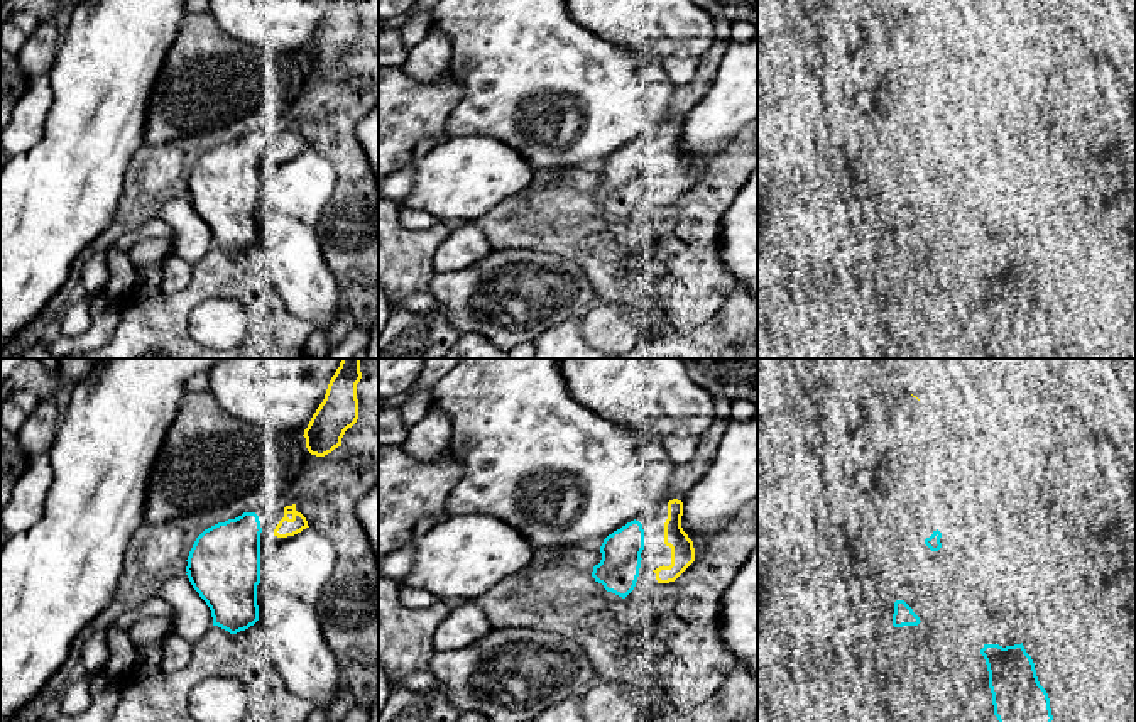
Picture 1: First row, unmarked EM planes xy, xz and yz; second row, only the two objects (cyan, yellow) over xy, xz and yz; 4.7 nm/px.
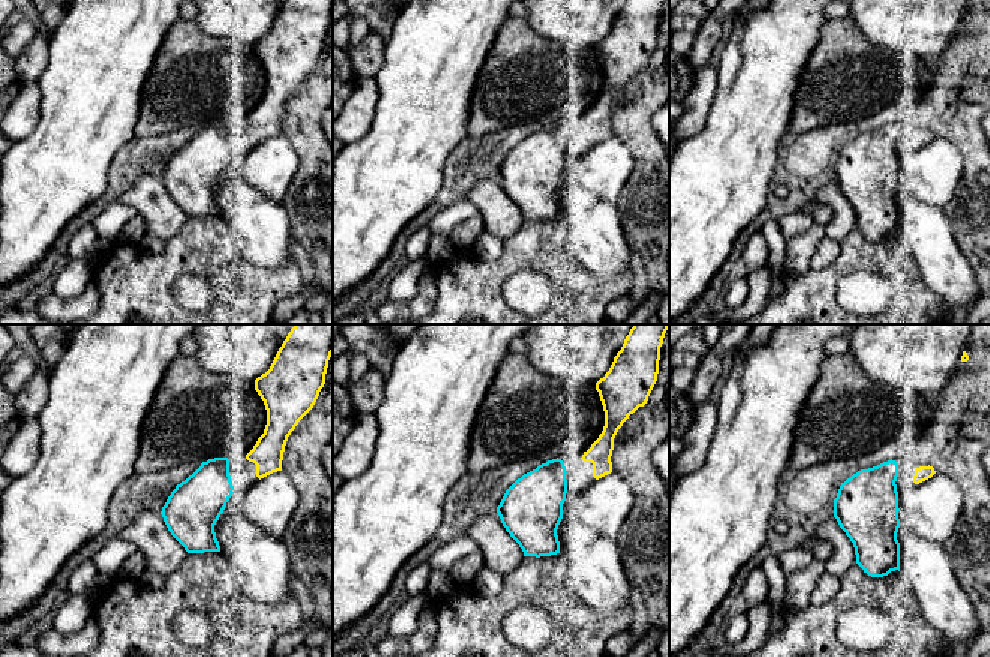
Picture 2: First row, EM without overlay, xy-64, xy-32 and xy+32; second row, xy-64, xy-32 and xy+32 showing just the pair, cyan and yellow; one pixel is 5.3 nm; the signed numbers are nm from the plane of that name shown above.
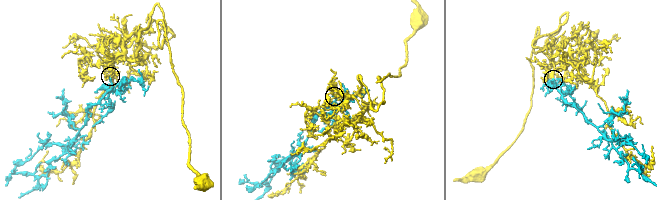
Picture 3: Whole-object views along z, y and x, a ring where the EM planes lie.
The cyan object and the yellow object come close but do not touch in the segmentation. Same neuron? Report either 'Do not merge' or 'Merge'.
Merge

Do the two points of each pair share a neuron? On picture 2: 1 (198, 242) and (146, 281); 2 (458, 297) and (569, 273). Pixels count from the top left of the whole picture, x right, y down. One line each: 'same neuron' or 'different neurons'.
1: same neuron
2: same neuron

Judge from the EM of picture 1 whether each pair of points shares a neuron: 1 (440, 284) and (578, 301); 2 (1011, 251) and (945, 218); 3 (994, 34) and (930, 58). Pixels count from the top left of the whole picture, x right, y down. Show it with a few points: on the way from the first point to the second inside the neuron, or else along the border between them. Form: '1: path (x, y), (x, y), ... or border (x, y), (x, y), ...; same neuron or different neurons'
1: path (474, 298), (545, 298); same neuron
2: path (994, 251), (974, 247), (962, 235); same neuron
3: border (920, 21), (947, 41); different neurons

